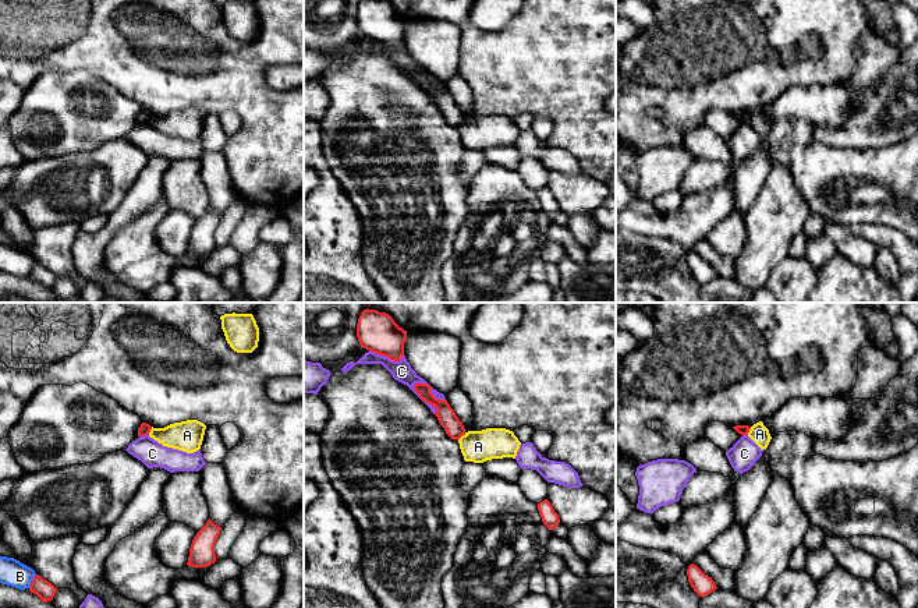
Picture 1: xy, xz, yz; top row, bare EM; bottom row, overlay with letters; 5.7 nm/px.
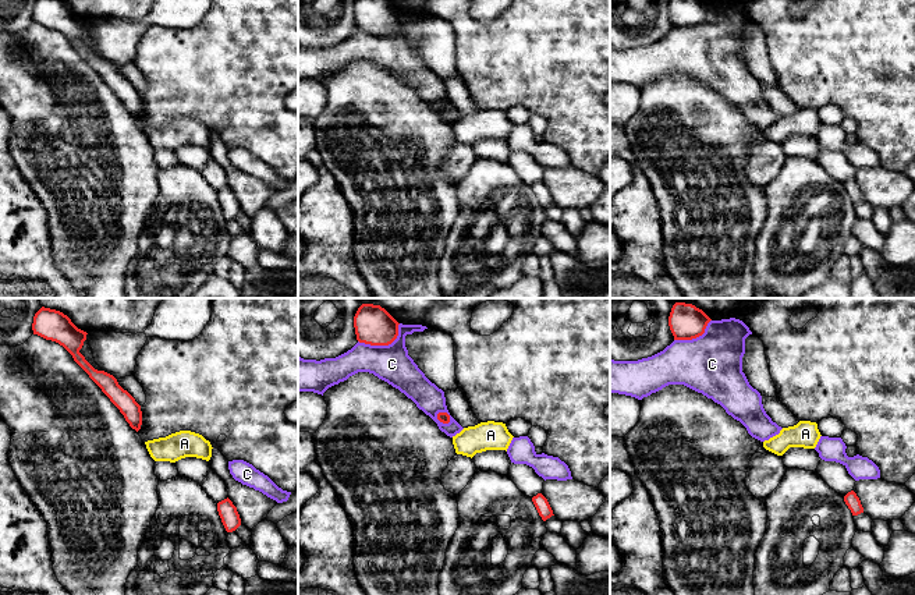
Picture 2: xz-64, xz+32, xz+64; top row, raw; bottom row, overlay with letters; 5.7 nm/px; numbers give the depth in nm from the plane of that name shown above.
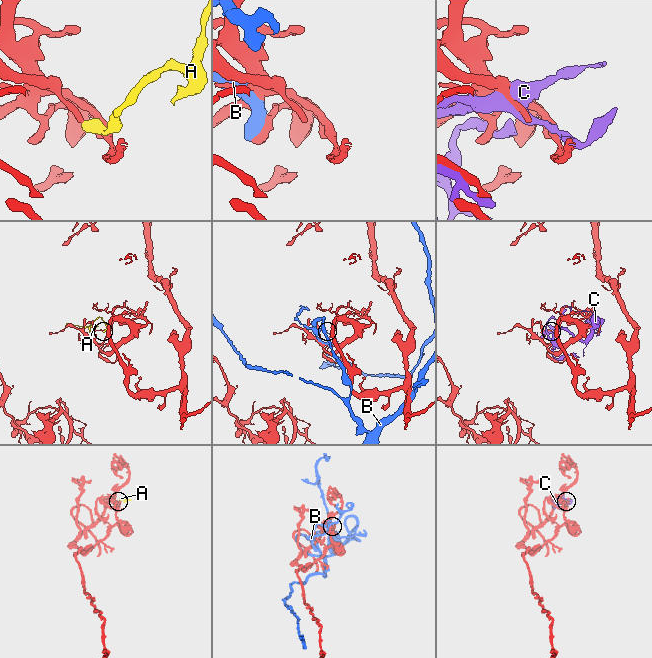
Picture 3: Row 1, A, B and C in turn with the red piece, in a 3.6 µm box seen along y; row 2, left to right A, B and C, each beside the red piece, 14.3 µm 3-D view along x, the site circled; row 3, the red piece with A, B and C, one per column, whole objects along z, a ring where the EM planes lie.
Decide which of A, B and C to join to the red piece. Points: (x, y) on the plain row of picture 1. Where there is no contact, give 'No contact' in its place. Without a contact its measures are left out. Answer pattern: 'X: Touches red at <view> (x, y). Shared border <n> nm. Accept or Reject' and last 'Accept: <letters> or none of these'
A: Touches red at xz (461, 123). Shared border 70 nm. Reject
B: Touches red at xy (32, 268). Shared border 100 nm. Reject
C: Touches red at xz (422, 87). Shared border 220 nm. Reject
Accept: none of these

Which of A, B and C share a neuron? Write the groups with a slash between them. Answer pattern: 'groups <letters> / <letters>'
groups A / B / C

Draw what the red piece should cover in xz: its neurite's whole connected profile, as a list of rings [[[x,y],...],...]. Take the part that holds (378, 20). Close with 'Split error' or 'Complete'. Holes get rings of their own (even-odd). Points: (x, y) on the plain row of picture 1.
[[[361,0],[357,25],[361,35],[400,49],[404,42],[407,18],[400,15],[386,0]]]. Complete

